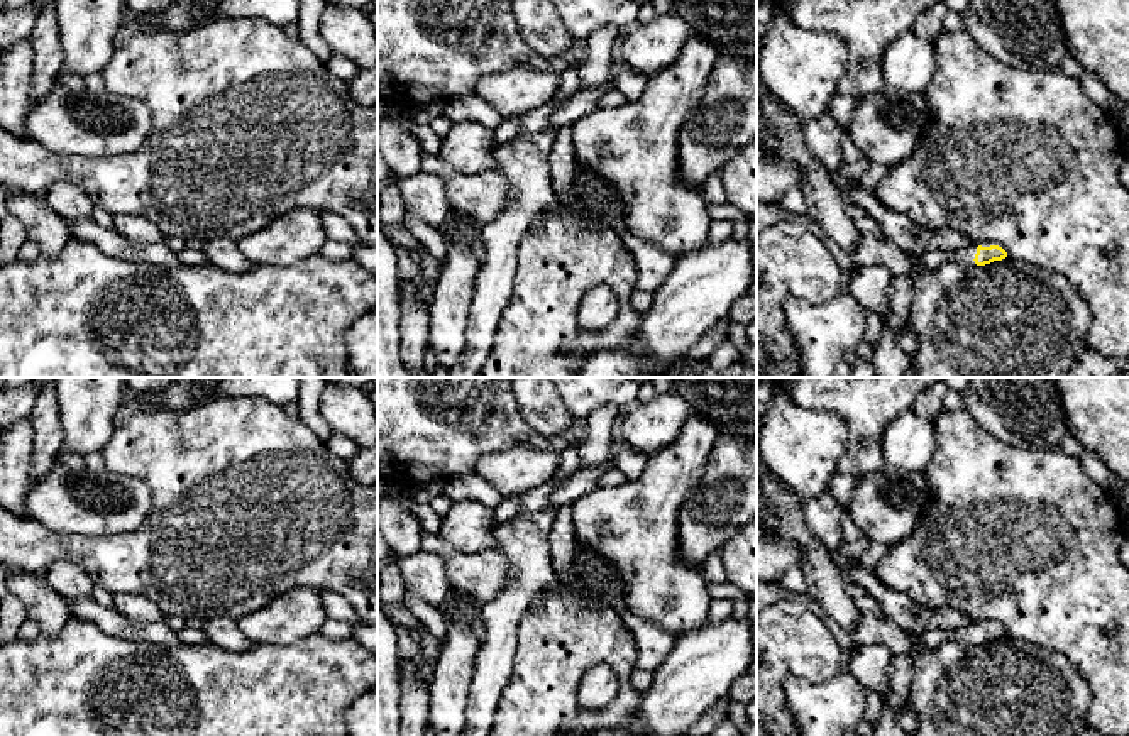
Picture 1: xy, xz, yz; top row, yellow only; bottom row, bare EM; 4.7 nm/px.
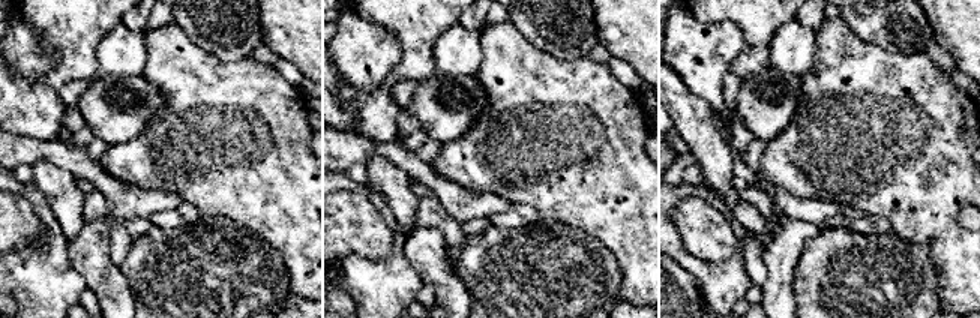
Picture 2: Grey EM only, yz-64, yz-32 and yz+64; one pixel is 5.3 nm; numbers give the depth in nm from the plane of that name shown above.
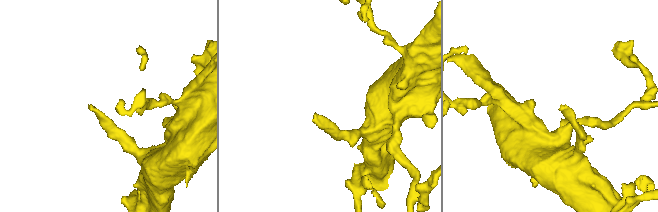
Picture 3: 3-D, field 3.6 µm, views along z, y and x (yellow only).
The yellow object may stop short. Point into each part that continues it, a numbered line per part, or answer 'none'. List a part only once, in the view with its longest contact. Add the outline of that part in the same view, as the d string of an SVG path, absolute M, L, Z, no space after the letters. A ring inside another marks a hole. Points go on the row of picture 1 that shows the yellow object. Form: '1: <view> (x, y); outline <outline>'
1: yz (965, 256); outline M972 242L968 247L955 250L953 261L960 262L963 266L975 266L973 259L975 259L978 245L990 247L990 245L999 245L999 244L995 244L995 242Z

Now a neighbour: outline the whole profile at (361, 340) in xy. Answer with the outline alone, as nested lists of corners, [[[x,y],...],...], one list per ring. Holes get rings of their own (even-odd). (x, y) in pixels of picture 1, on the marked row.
[[[377,310],[364,313],[350,325],[345,349],[357,377],[377,377]]]

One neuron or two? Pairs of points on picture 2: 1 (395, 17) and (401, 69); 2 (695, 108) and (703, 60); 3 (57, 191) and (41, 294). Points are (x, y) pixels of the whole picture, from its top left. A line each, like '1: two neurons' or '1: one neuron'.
1: one neuron
2: two neurons
3: two neurons

